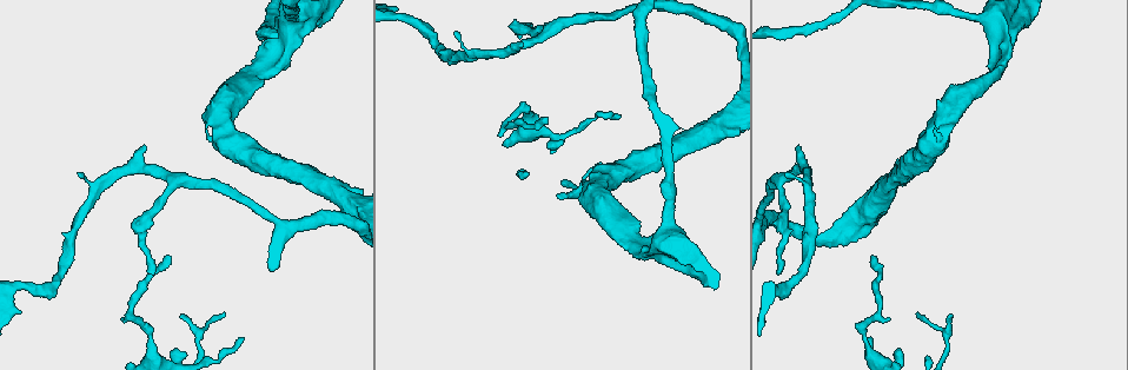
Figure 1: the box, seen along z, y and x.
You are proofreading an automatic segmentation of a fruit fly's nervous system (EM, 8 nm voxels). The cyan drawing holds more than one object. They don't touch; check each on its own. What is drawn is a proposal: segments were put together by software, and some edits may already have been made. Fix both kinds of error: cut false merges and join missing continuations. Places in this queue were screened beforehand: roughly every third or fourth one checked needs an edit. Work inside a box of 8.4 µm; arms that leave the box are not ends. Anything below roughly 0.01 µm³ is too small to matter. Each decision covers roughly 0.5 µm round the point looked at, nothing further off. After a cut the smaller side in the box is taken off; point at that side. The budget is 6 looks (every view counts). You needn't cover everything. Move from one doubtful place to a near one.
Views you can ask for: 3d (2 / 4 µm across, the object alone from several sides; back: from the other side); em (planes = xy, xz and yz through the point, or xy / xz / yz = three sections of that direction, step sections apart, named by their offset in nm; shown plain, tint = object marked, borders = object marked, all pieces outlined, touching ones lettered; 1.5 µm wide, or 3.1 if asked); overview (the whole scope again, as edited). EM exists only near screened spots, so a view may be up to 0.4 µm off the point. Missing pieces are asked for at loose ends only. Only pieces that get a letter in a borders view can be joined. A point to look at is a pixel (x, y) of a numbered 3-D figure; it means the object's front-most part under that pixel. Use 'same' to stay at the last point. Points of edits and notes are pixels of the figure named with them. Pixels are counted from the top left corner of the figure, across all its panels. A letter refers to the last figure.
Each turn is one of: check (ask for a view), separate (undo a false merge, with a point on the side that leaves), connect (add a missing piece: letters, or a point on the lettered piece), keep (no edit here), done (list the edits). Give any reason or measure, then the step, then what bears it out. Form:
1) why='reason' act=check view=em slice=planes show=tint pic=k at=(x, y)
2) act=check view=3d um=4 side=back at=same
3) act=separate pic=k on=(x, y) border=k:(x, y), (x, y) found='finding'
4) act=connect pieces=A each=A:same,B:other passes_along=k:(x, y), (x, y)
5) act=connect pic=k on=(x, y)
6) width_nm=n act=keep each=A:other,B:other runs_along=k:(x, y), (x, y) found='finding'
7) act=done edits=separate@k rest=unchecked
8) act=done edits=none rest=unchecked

why='two arms at a narrow angle' act=check view=em slice=xy step=4 show=tint pic=1 at=(250, 76)

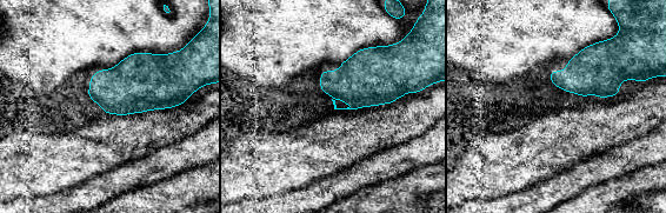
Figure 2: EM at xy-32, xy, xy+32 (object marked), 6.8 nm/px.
act=check view=em slice=yz step=4 show=borders at=same

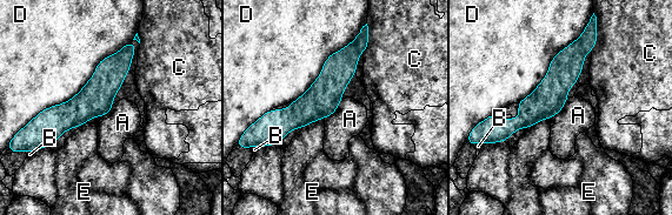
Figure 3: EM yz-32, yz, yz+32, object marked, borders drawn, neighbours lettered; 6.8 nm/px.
width_nm=200 act=keep each=A:other,B:other,C:other,D:other,E:other border=3:(131, 41), (11, 139) found='all the same neuron'

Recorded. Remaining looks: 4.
why='thin end' act=check view=3d um=2 side=back pic=1 at=(244, 339)

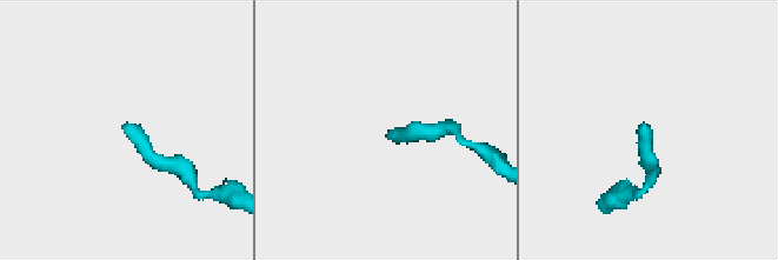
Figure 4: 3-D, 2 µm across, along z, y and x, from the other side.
why='now the EM' act=check view=em slice=planes show=borders pic=4 at=(642, 127)

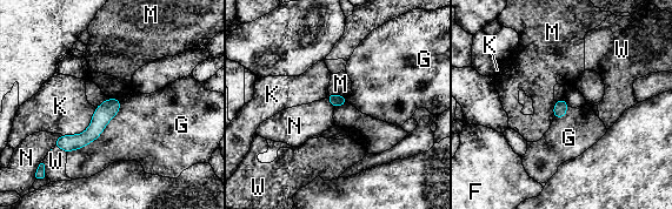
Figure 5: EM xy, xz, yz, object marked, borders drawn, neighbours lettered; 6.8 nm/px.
longest_contact=G:500nm act=keep each=F:other,G:other,K:other,M:other,N:other,W:other found='no lettered piece goes on from it'

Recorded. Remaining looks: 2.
why='branch stops here' act=check view=3d um=4 pic=1 at=(143, 146)

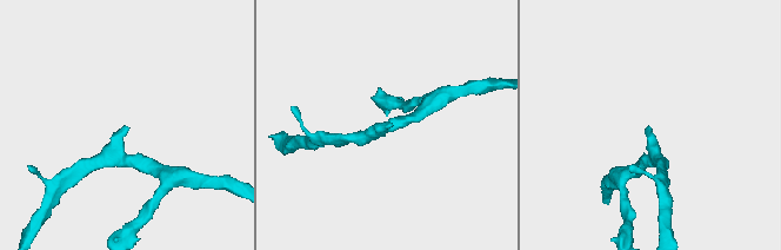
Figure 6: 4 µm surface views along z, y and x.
why='now the EM' act=check view=em slice=planes show=borders pic=6 at=(392, 123)

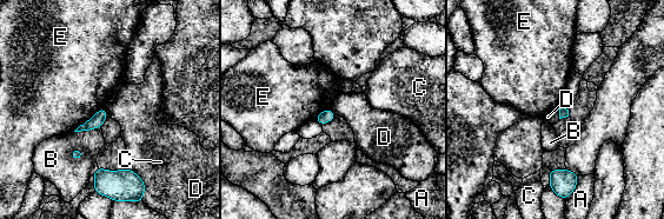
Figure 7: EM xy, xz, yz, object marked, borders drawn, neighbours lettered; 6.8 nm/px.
act=keep each=A:other,B:other,C:other,D:other,E:other found='none of them fits'

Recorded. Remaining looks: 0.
act=done edits=none rest=unchecked

